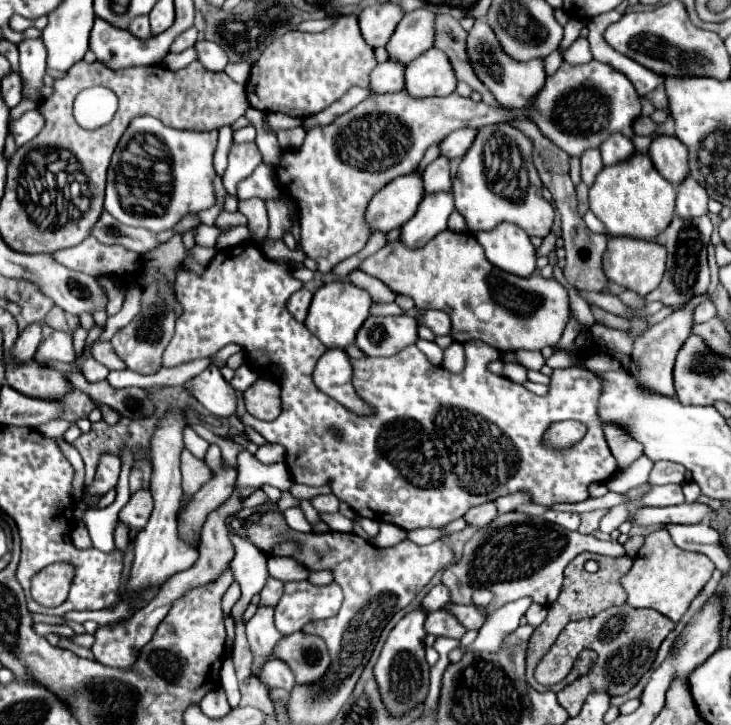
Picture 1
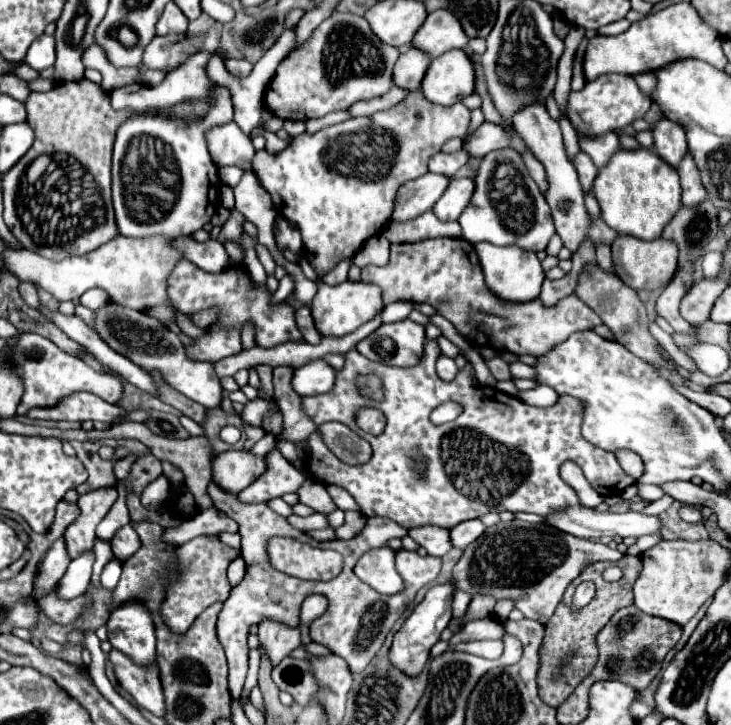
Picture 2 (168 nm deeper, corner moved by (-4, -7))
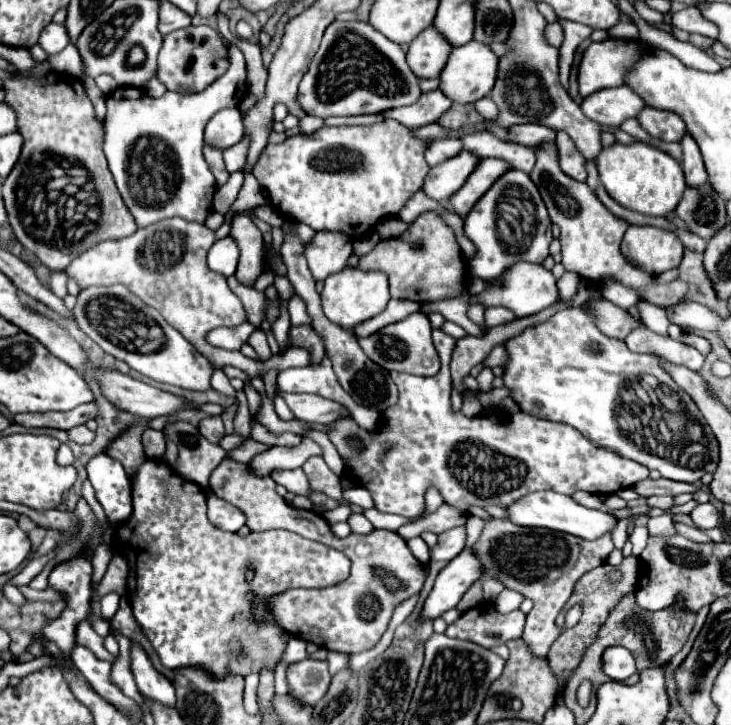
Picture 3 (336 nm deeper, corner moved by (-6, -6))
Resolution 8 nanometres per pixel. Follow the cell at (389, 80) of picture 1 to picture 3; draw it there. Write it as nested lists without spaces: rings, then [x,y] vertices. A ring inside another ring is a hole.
[[[425,28],[407,50],[407,64],[417,78],[437,78],[449,58],[449,42],[433,28]]]

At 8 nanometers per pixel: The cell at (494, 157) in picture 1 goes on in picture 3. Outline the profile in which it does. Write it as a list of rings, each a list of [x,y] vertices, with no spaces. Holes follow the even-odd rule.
[[[509,168],[495,184],[475,202],[475,208],[465,218],[465,234],[475,242],[477,254],[469,260],[469,270],[473,278],[493,280],[501,276],[511,264],[525,260],[541,264],[549,256],[551,220],[547,208],[539,196],[537,186],[529,180],[529,174]]]

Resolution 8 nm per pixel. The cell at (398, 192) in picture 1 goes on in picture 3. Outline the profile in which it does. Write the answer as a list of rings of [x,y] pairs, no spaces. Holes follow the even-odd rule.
[[[465,150],[459,156],[431,168],[421,190],[429,198],[433,198],[437,202],[445,202],[451,194],[455,194],[465,184],[467,176],[473,172],[477,162],[479,162],[479,158]]]

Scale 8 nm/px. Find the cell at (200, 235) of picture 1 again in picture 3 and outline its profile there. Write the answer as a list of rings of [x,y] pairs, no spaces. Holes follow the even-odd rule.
[[[239,108],[219,110],[205,128],[205,144],[217,150],[227,150],[243,138],[243,120]]]

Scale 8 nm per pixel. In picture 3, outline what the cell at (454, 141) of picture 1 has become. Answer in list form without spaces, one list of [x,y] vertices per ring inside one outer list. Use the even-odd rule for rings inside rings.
[[[515,124],[507,128],[507,142],[513,144],[537,146],[551,140],[555,140],[555,130],[541,124]]]

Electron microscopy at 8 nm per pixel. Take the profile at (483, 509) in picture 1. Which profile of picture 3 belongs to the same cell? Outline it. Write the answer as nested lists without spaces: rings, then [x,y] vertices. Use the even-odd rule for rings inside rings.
[[[465,526],[445,530],[443,534],[439,534],[439,542],[431,552],[431,560],[445,560],[445,562],[453,560],[457,554],[465,550],[465,542],[467,542]]]

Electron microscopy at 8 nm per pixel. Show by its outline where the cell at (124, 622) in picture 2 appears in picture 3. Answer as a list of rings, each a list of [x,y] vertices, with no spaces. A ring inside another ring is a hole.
[[[131,642],[131,672],[143,696],[153,698],[165,706],[175,706],[175,688],[161,672],[155,670],[141,644]]]

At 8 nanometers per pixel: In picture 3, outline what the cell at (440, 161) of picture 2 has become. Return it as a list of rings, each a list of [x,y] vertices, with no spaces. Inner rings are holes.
[[[448,138],[433,140],[425,152],[425,160],[427,164],[433,168],[433,166],[439,166],[443,160],[449,160],[451,156],[457,156],[459,152],[463,152],[463,144],[459,139]]]

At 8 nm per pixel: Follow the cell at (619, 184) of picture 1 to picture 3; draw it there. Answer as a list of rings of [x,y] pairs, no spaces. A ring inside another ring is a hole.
[[[615,142],[613,146],[603,148],[603,152],[597,156],[597,170],[599,180],[605,186],[607,194],[619,206],[647,216],[671,214],[687,188],[681,164],[667,152],[645,142],[633,142],[633,144]]]

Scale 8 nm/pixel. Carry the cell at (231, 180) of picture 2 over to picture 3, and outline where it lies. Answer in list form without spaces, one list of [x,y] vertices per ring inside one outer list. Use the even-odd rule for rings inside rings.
[[[237,170],[237,172],[231,174],[231,178],[225,186],[217,188],[213,200],[213,209],[225,215],[236,200],[241,184],[243,184],[243,172]]]

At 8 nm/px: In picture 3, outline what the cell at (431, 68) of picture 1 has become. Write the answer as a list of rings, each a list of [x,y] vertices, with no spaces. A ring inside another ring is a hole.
[[[467,42],[465,46],[453,48],[451,56],[439,76],[439,90],[453,102],[459,104],[467,104],[467,102],[475,102],[483,96],[487,96],[495,84],[495,76],[497,76],[497,62],[499,58],[491,52],[491,48],[487,44],[481,42]]]

